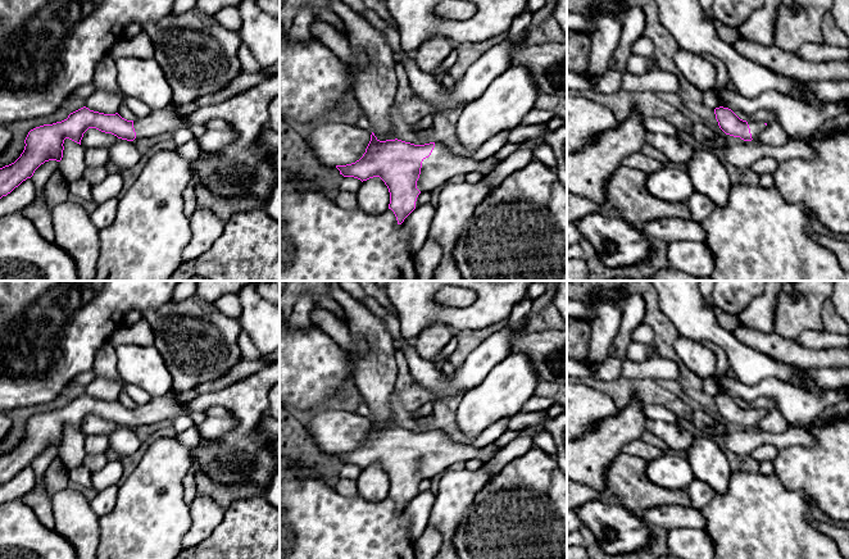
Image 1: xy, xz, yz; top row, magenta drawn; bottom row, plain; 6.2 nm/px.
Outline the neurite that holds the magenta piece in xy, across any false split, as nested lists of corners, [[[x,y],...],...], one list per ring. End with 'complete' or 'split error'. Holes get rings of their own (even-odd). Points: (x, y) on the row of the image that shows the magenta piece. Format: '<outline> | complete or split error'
[[[280,73],[224,101],[198,108],[187,115],[182,115],[181,106],[173,101],[162,109],[151,109],[135,121],[127,121],[118,113],[104,114],[83,106],[62,122],[44,124],[28,132],[21,156],[0,168],[0,199],[31,178],[45,162],[60,162],[64,140],[69,138],[81,145],[88,128],[133,141],[162,136],[187,124],[205,126],[212,118],[219,118],[228,124],[228,131],[237,133],[237,138],[218,154],[195,158],[190,185],[204,185],[210,192],[223,197],[251,194],[265,204],[280,181],[280,172],[272,167],[272,149],[260,136],[269,126],[268,108],[277,95]]] | split error

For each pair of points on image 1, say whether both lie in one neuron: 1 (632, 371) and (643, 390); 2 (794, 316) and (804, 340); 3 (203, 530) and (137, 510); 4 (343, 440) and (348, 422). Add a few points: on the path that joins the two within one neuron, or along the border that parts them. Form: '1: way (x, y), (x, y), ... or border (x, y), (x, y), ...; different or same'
1: border (622, 376), (630, 380), (654, 380); different
2: border (823, 328), (821, 331), (804, 331), (794, 340); different
3: border (189, 505), (191, 525), (181, 545); different
4: way (343, 436), (348, 426); same

